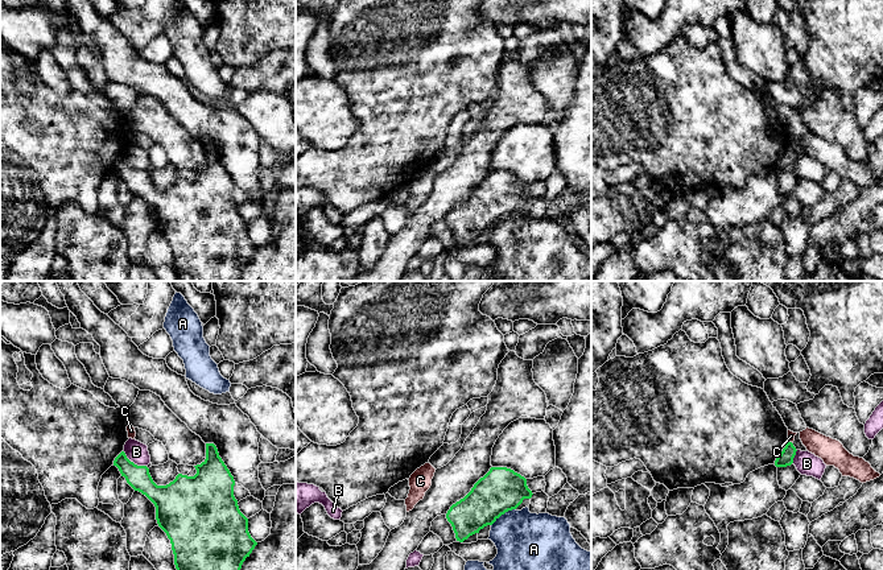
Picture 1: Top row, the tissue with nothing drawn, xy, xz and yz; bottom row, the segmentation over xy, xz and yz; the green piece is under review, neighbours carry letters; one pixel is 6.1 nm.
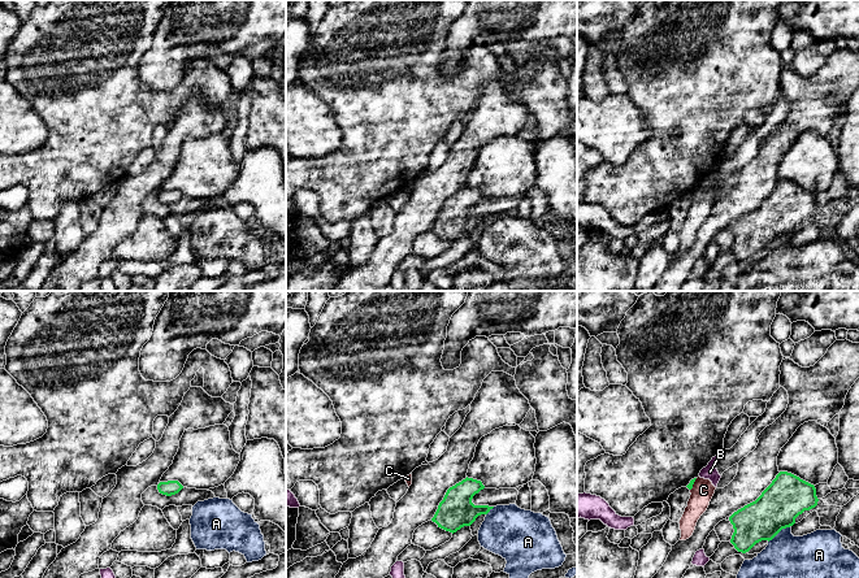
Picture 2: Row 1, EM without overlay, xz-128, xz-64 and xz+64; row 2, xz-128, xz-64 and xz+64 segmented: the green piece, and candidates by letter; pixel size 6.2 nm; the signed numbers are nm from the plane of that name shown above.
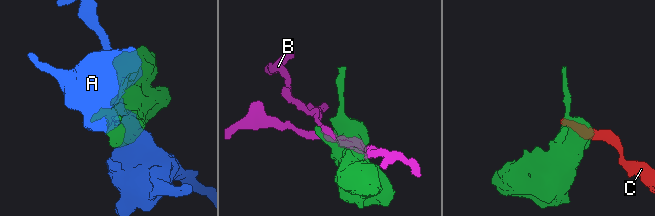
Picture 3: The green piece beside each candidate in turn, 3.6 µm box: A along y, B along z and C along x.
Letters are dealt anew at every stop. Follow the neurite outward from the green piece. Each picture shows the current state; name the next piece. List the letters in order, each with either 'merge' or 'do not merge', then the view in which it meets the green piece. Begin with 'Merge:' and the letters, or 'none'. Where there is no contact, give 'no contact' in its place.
Merge: none
A: do not merge; contact in xz
B: do not merge; contact in xy
C: do not merge; contact in yz

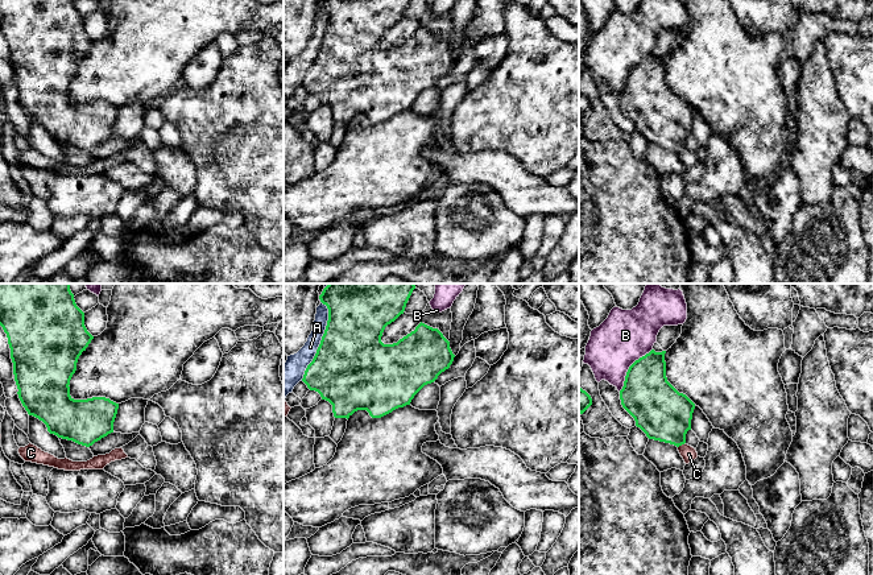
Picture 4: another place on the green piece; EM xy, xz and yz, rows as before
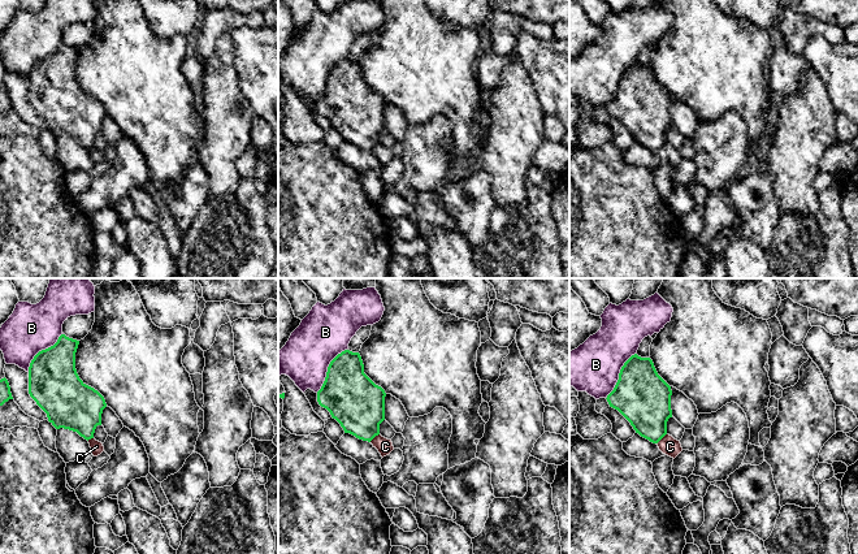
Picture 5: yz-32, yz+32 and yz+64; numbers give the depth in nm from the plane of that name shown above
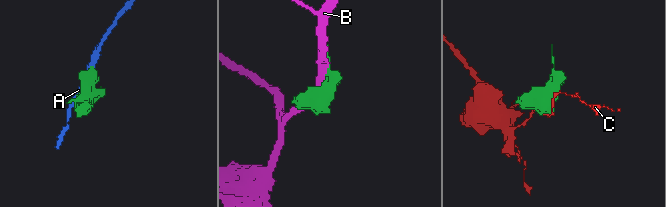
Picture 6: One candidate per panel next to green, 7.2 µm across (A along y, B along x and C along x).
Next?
Merge: none
A: do not merge; contact in xz
B: do not merge; contact in yz
C: do not merge; contact in yz

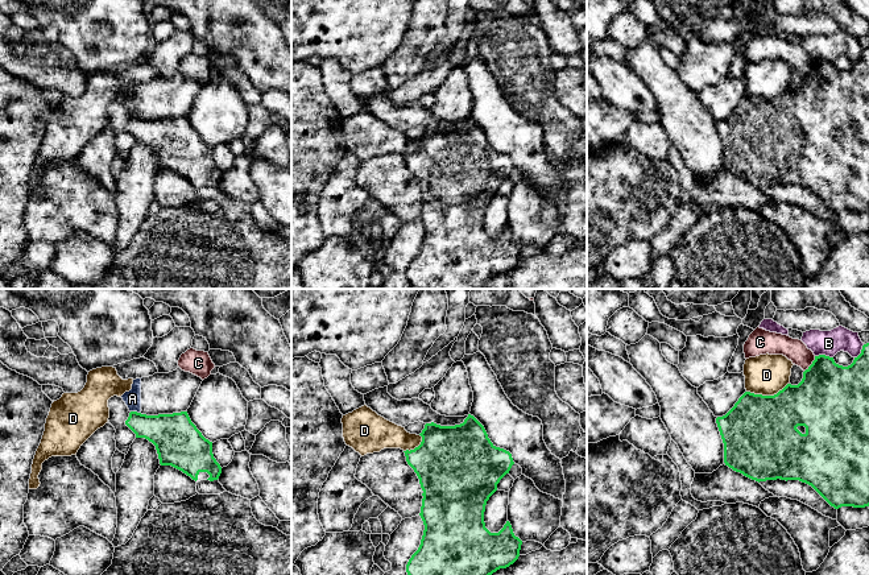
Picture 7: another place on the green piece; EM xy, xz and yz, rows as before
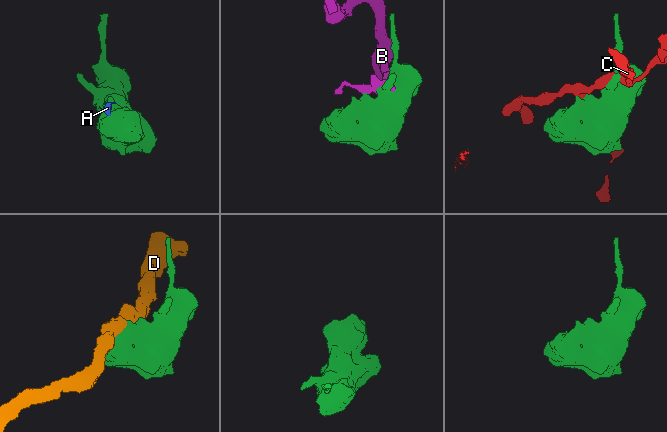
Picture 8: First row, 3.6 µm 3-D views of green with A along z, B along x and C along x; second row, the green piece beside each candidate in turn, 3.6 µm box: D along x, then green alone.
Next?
Merge: none
A: do not merge; contact in xy
B: do not merge; contact in yz
C: do not merge; contact in yz
D: do not merge; contact in yz

